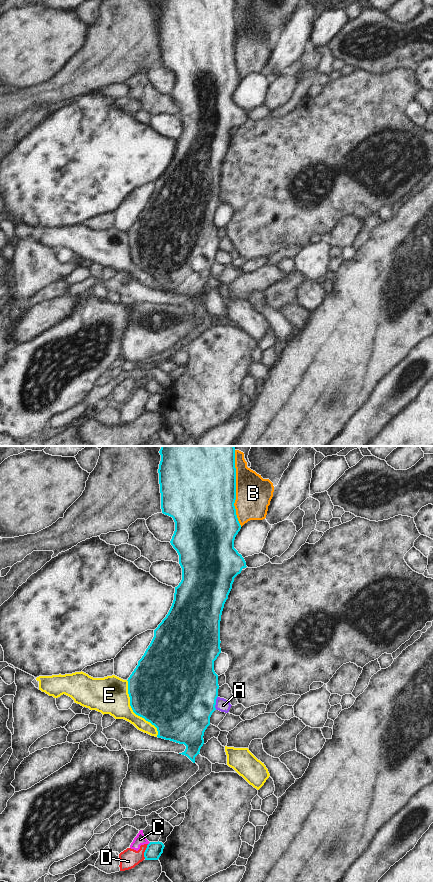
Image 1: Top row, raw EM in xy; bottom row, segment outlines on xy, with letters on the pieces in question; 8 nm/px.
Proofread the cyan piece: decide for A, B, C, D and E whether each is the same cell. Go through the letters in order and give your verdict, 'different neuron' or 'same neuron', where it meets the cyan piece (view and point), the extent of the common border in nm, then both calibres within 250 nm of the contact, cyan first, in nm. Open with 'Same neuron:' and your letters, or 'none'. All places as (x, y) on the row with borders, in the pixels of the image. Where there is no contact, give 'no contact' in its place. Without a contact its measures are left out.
Same neuron: none
A: different neuron; contact xy (215, 703); length 110 nm; calibres 500 and 110 nm
B: different neuron; contact xy (235, 488); length 600 nm; calibres 500 and 280 nm
C: different neuron; contact xy (149, 843); length 30 nm; calibres 130 and 90 nm
D: different neuron; contact xy (145, 851); length 120 nm; calibres 130 and 160 nm
E: different neuron; contact xy (133, 711); length 500 nm; calibres 460 and 300 nm

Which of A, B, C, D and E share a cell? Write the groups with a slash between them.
A / B / C D / E

